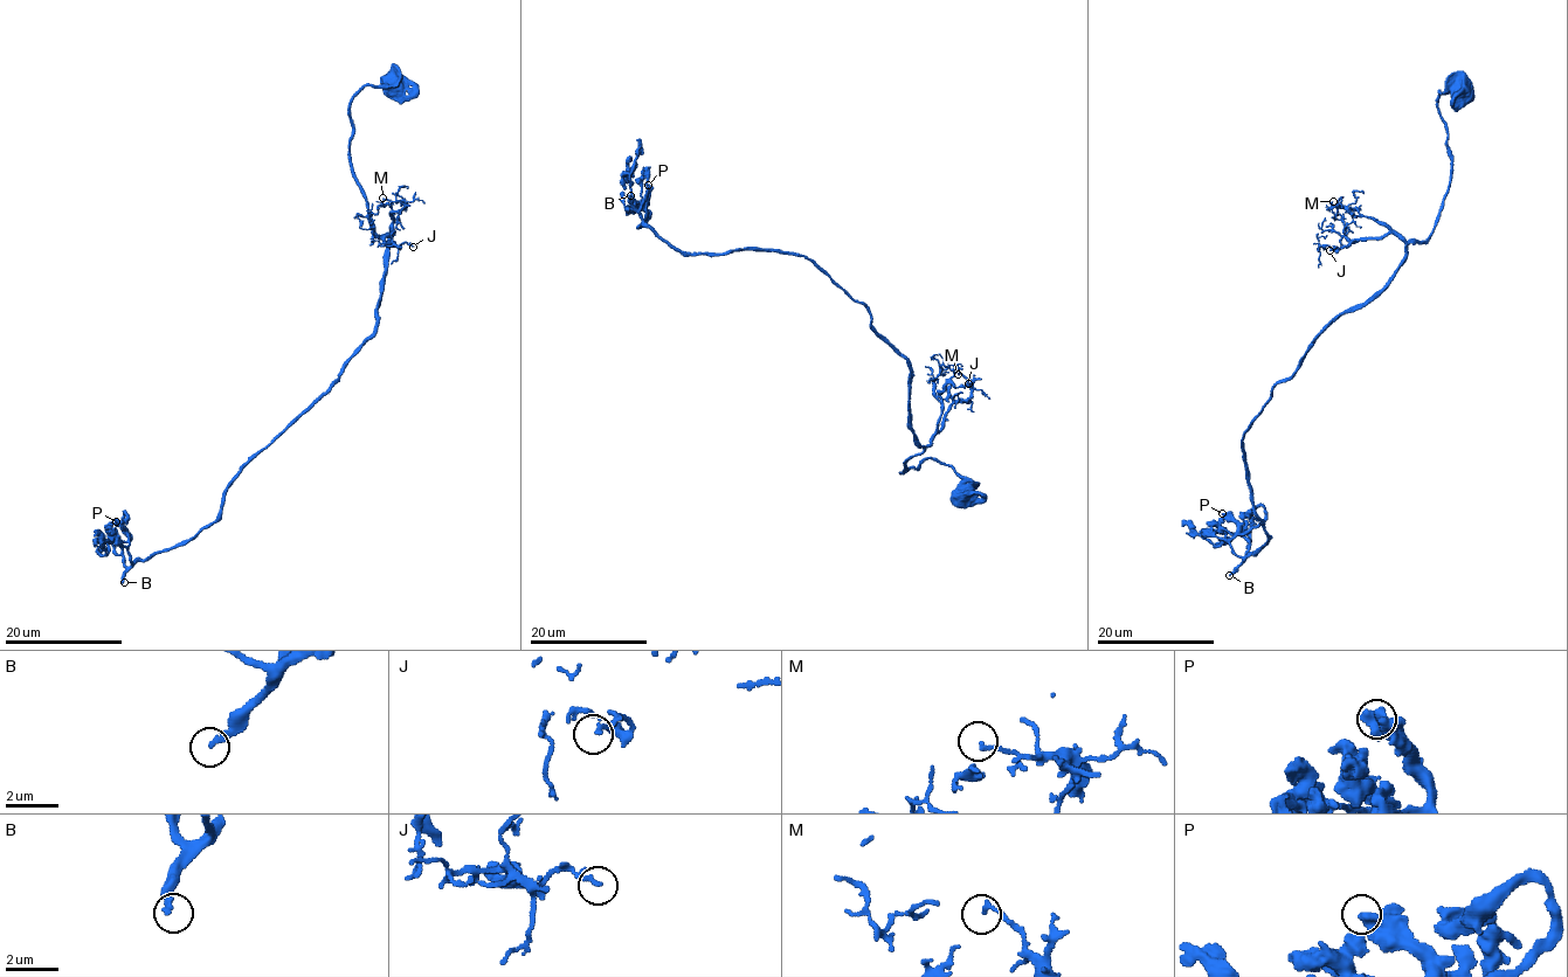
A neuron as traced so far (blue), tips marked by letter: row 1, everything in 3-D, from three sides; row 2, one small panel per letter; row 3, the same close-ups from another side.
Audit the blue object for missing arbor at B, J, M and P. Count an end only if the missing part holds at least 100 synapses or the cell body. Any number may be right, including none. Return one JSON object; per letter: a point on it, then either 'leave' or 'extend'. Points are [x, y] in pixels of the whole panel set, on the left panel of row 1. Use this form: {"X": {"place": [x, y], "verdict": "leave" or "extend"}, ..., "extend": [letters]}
{"B": {"place": [124, 582], "verdict": "extend"}, "J": {"place": [413, 247], "verdict": "leave"}, "M": {"place": [382, 198], "verdict": "leave"}, "P": {"place": [116, 521], "verdict": "leave"}, "extend": ["B"]}

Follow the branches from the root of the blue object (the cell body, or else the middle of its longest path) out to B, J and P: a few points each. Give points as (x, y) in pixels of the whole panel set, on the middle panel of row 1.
B: (962, 498), (937, 459), (898, 472), (923, 449), (910, 371), (865, 306), (803, 256), (679, 251), (630, 195)
J: (962, 498), (960, 477), (937, 459), (898, 472), (930, 443), (940, 390), (947, 383), (968, 383)
P: (962, 498), (937, 459), (898, 472), (910, 371), (865, 306), (803, 256), (679, 251), (648, 185)

